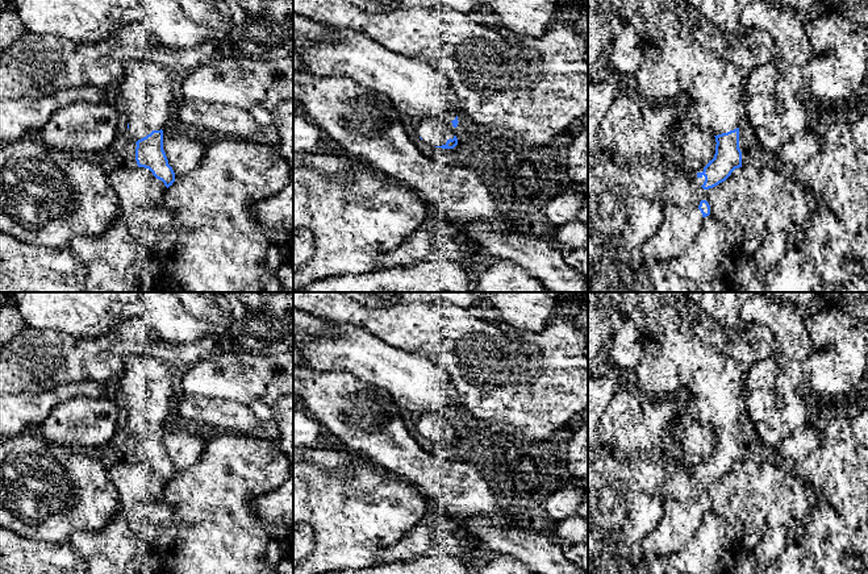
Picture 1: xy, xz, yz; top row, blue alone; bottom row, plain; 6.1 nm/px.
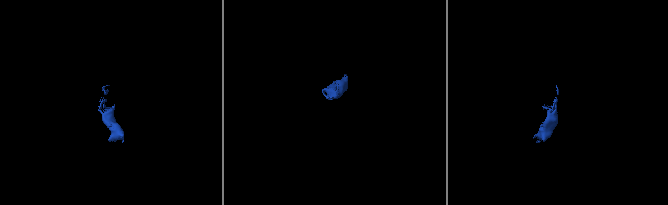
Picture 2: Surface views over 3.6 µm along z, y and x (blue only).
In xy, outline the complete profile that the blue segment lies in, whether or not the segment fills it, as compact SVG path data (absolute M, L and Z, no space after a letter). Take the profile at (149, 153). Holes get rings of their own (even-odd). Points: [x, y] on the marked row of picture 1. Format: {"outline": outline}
{"outline": "M126 59L121 91L128 129L137 145L137 165L149 169L168 188L175 182L175 172L163 150L162 129L174 100L172 79L159 65Z"}

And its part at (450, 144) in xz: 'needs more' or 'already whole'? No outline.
needs more

